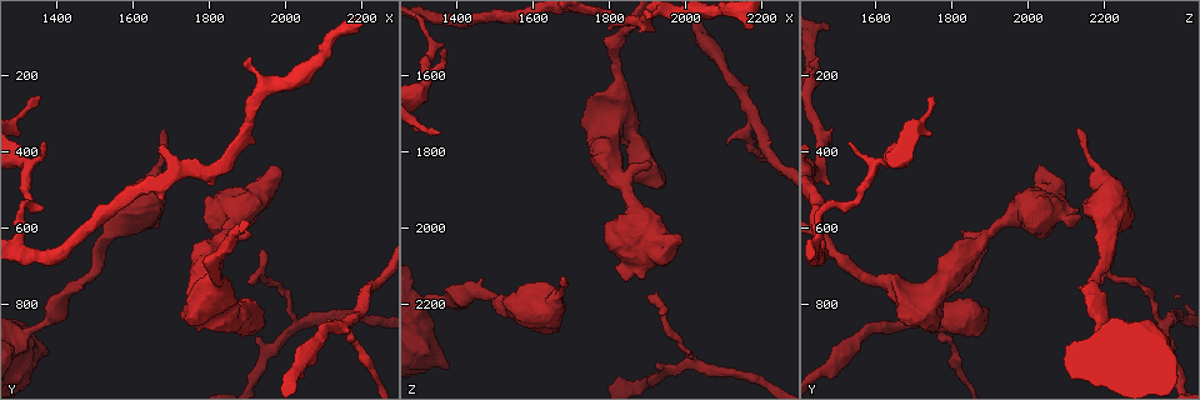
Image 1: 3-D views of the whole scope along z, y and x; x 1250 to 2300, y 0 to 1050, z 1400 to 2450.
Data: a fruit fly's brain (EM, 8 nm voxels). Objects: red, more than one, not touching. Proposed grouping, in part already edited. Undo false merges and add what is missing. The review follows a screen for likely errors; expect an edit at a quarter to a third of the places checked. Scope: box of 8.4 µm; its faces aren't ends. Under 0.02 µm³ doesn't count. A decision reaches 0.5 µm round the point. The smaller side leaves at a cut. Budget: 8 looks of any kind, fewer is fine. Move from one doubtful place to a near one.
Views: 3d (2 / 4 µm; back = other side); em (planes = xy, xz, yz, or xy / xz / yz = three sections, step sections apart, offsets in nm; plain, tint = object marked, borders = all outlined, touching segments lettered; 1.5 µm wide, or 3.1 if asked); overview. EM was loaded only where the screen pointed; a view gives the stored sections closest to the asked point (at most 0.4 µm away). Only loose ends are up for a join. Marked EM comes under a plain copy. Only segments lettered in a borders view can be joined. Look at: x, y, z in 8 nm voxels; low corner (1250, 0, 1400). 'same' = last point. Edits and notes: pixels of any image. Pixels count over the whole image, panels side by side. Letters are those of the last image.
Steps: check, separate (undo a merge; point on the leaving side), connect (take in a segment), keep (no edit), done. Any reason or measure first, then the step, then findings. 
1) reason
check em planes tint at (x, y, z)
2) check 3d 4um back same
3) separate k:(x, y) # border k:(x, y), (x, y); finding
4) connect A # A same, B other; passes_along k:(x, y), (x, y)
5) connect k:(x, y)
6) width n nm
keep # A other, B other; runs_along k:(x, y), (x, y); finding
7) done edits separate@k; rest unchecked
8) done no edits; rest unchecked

stops while still wide
check em yz step 8 borders at (1375, 935, 2370)

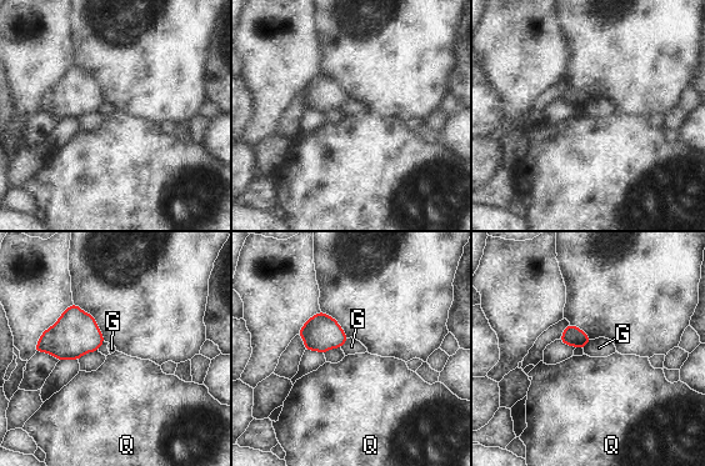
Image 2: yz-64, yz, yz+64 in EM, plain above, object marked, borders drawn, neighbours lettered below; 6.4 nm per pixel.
keep # G other, Q other; border 2:(350, 337), (340, 347); no lettered segment goes on from it

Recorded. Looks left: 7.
long arm stops here
check em xy step 8 borders at (1675, 345, 2130)

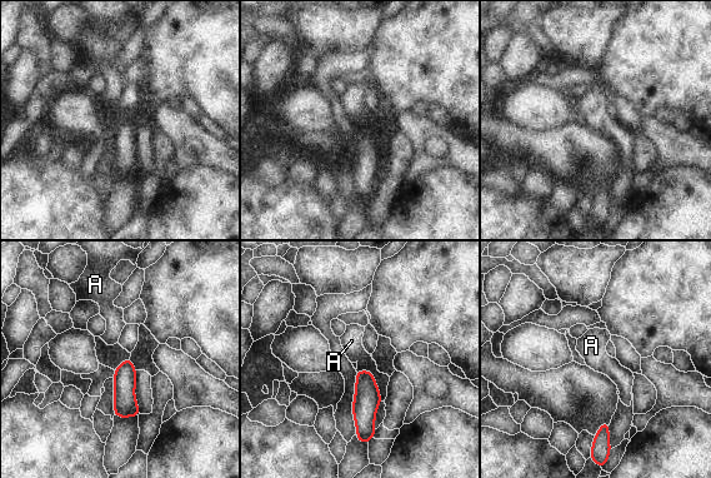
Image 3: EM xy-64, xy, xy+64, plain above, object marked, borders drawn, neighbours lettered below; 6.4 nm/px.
keep # A other; border 3:(356, 371), (372, 374), (381, 401); none of them fits

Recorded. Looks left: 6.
an open end
check 3d 2um at (1965, 440, 2030)

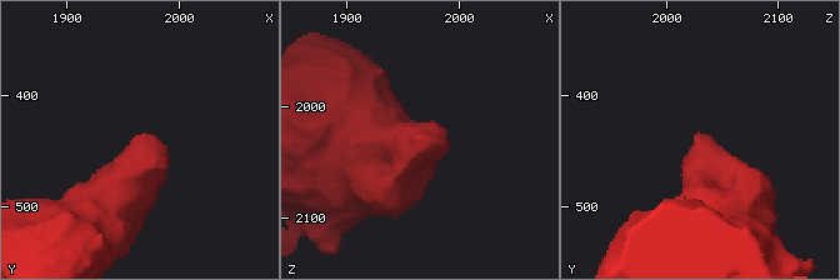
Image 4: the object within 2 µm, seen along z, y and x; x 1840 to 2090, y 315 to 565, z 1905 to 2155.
check em planes borders at (1974, 436, 2026)

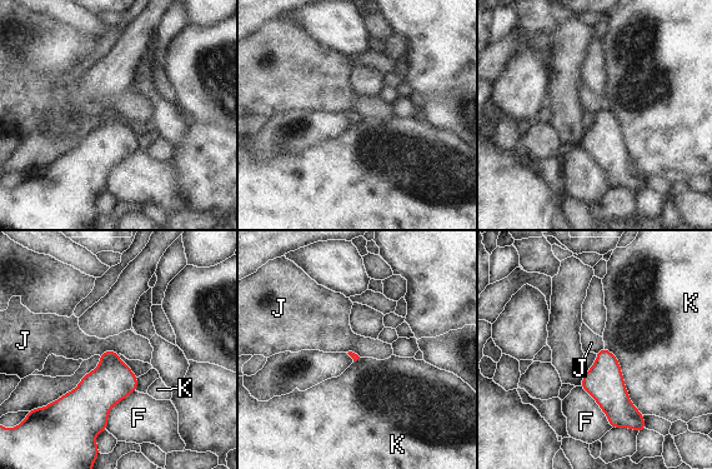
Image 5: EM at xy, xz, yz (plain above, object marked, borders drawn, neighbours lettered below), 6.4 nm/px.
keep # F other, J other, K other; border 5:(118, 353), (105, 350), (99, 355); no lettered segment goes on from it

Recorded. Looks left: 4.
done no edits; rest unchecked

